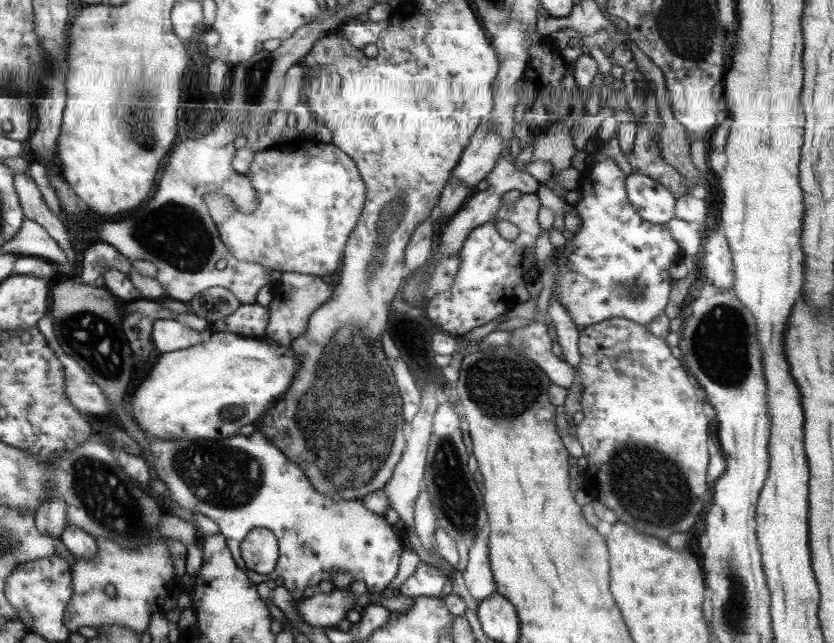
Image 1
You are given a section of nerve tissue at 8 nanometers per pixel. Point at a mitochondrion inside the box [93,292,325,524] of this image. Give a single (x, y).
(225, 478)

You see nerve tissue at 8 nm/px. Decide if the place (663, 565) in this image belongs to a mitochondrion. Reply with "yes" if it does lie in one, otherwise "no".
no

